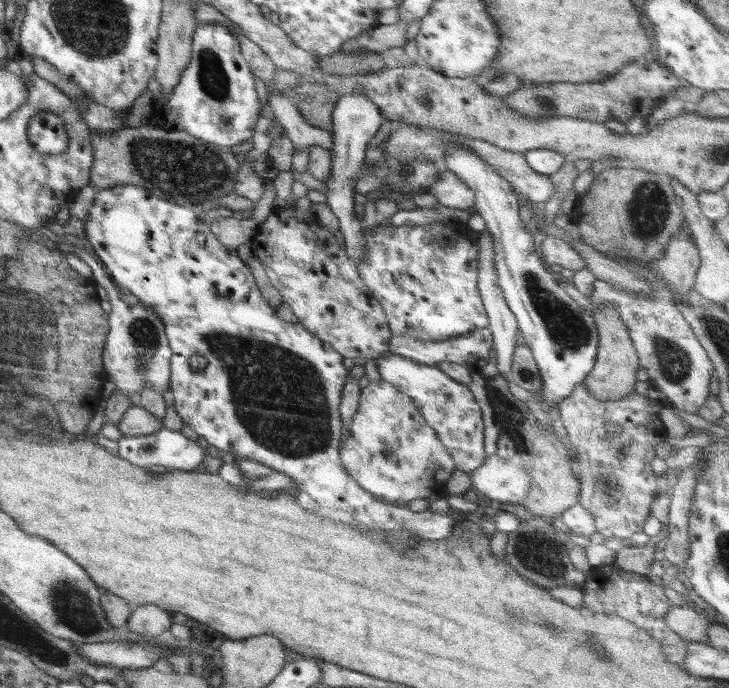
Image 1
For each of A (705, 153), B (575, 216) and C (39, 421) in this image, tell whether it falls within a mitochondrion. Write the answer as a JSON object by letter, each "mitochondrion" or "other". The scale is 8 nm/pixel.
{"A":"mitochondrion","B":"other","C":"mitochondrion"}

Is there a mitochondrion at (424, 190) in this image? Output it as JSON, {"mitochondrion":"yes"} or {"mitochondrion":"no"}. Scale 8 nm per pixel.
{"mitochondrion":"no"}

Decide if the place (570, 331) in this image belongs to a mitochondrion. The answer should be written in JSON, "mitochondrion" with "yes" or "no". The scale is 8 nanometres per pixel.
{"mitochondrion":"yes"}

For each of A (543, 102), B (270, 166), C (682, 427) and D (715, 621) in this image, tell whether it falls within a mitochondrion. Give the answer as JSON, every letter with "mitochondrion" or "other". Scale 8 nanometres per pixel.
{"A":"mitochondrion","B":"other","C":"other","D":"other"}

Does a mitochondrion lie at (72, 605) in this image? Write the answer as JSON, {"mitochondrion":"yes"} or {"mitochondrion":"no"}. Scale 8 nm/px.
{"mitochondrion":"yes"}

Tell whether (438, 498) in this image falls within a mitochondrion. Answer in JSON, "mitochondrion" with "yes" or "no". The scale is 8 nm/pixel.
{"mitochondrion":"no"}

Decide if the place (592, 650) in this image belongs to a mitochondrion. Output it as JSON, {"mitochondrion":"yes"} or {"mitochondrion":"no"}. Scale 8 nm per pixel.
{"mitochondrion":"yes"}

